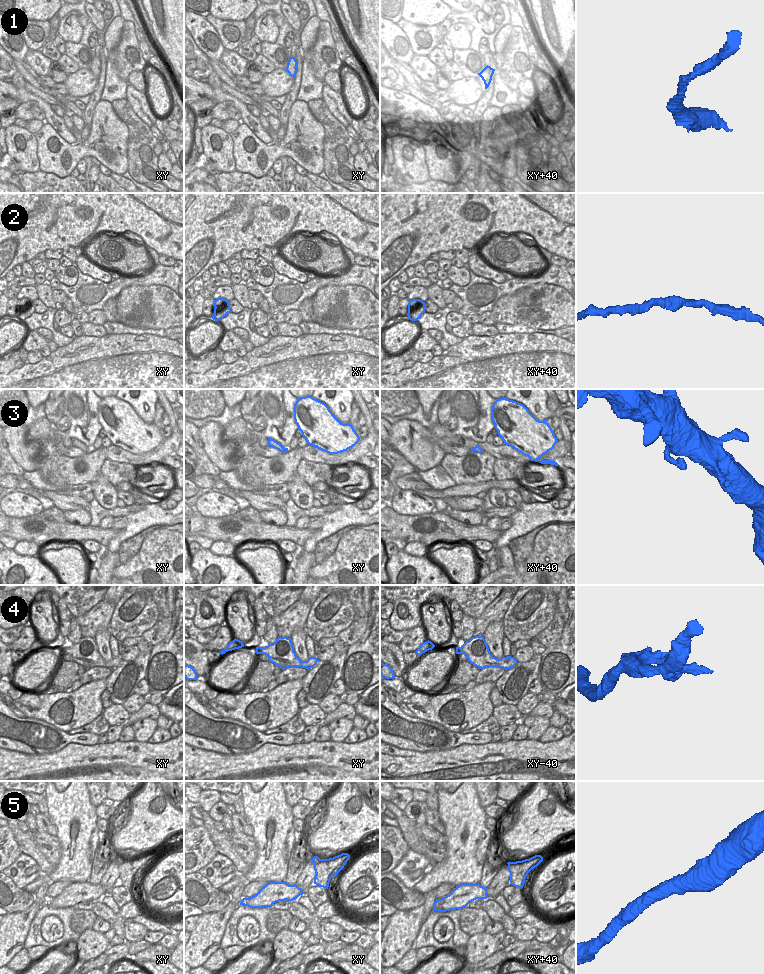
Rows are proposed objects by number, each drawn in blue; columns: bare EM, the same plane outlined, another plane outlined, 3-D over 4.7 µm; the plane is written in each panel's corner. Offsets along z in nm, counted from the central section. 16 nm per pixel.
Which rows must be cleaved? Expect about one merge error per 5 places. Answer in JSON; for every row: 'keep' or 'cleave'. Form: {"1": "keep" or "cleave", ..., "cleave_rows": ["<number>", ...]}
{"1": "keep", "2": "keep", "3": "keep", "4": "keep", "5": "keep", "cleave_rows": []}

